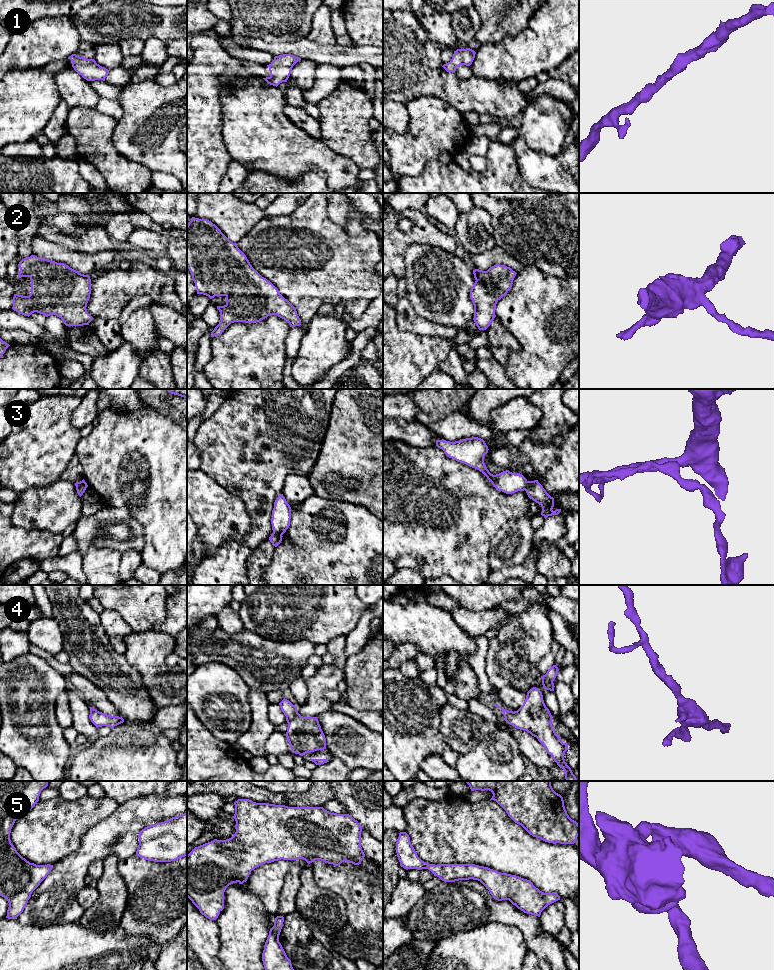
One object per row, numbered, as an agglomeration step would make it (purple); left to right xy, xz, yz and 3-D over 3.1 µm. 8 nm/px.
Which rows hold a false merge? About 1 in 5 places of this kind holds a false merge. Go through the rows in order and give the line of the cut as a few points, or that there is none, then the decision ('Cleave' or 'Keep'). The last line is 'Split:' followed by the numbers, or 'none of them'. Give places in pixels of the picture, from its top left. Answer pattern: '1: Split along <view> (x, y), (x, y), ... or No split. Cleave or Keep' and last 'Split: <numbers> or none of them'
1: No split. Keep
2: No split. Keep
3: Split along yz (528, 481), (525, 490). Cleave
4: No split. Keep
5: No split. Keep
Split: 3

